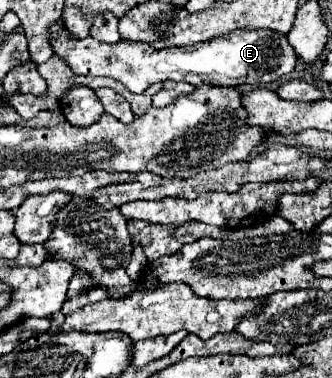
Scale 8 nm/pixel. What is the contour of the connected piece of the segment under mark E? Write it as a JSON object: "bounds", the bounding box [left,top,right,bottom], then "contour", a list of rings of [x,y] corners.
{"bounds":[51,24,297,94],"contour":[[[61,24],[61,28],[53,28],[53,36],[51,36],[51,44],[55,48],[55,52],[65,58],[65,62],[75,70],[75,74],[81,76],[111,76],[115,80],[119,80],[121,84],[127,86],[127,90],[141,94],[143,90],[147,90],[147,86],[155,84],[155,82],[165,82],[165,80],[183,80],[189,82],[193,86],[199,84],[215,84],[215,86],[243,86],[243,84],[269,84],[275,82],[283,76],[287,76],[293,68],[295,68],[295,60],[297,54],[293,52],[291,44],[287,42],[287,38],[283,34],[277,34],[273,30],[233,30],[225,36],[213,38],[209,42],[201,42],[197,46],[189,46],[189,48],[163,48],[163,50],[153,50],[151,46],[143,44],[143,42],[129,42],[129,40],[119,40],[117,44],[105,44],[99,42],[91,36],[77,40],[73,38],[67,28]]]}

